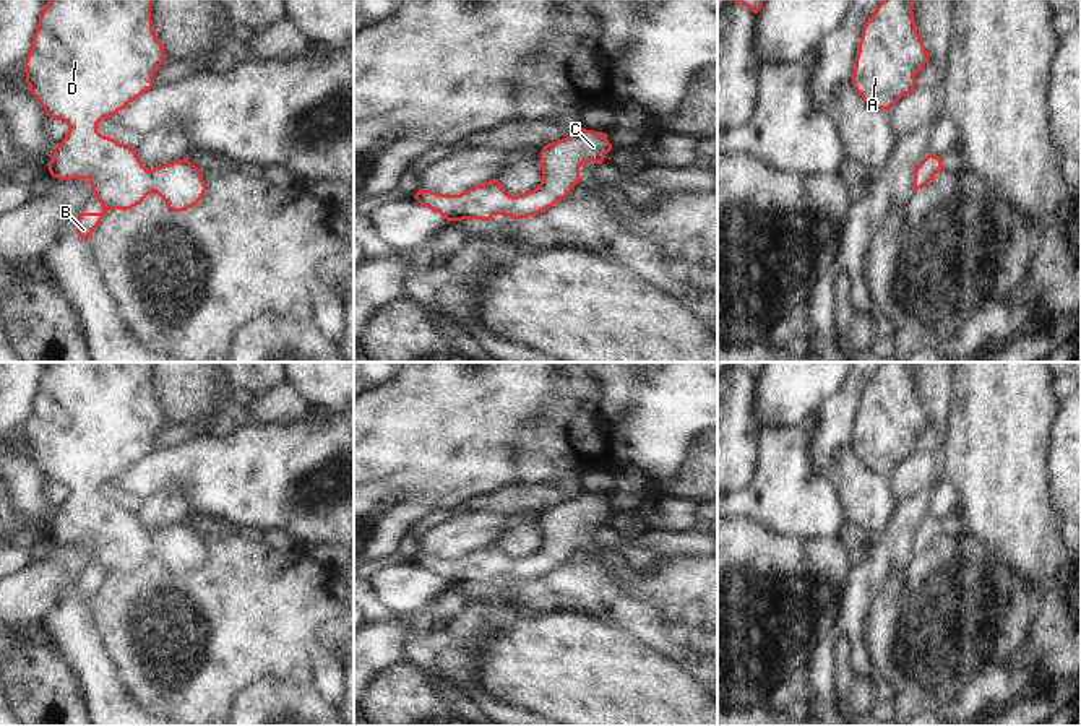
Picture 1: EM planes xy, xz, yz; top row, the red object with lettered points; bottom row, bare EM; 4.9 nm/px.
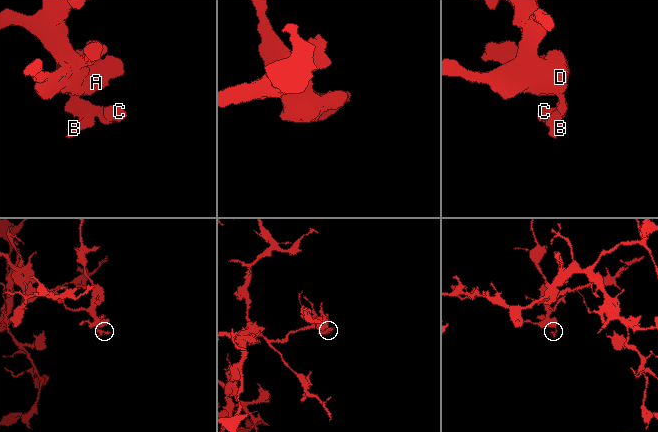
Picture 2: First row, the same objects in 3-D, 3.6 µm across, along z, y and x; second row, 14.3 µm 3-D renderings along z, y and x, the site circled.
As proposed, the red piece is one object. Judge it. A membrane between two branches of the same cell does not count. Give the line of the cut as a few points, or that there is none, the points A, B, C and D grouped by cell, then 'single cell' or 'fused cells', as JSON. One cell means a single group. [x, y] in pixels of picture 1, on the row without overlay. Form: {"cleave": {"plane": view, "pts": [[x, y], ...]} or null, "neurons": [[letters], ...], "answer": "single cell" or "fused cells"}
{"cleave": null, "neurons": [["A", "B", "C", "D"]], "answer": "single cell"}

